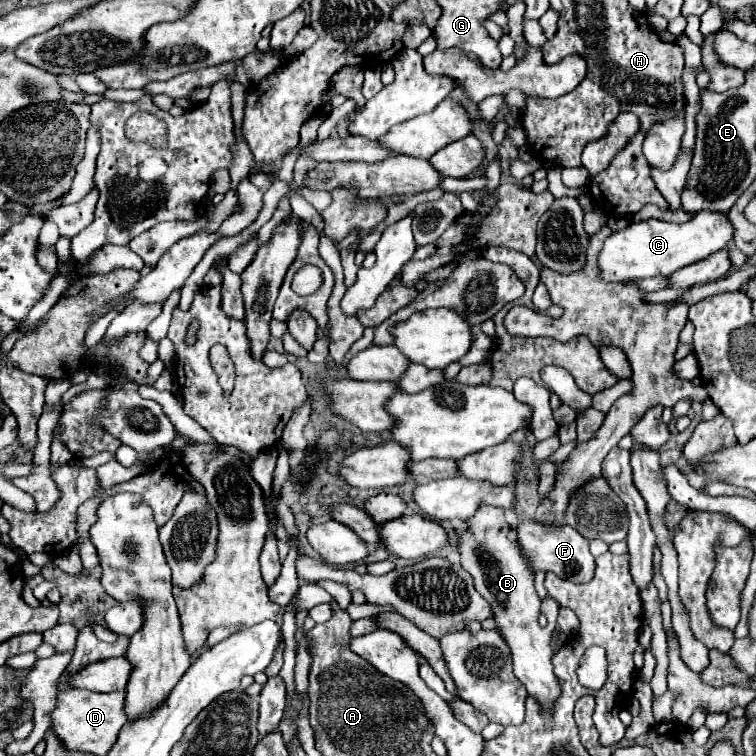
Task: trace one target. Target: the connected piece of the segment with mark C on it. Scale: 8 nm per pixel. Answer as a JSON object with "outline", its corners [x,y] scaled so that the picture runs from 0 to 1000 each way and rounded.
{"outline":[[[926,279],[907,295],[884,295],[873,290],[852,290],[831,298],[828,303],[812,306],[791,335],[791,356],[799,372],[825,374],[847,366],[881,366],[899,353],[915,351],[952,329],[968,316],[968,295],[958,282]]]}

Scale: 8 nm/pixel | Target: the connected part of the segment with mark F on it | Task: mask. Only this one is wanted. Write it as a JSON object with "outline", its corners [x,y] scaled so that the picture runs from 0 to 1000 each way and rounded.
{"outline":[[[685,681],[685,697],[683,697],[683,708],[685,708],[685,718],[688,724],[696,729],[698,739],[706,747],[706,755],[720,753],[720,755],[730,755],[738,763],[746,763],[757,771],[772,771],[783,766],[783,758],[788,753],[786,747],[786,737],[778,729],[778,713],[770,710],[762,700],[757,700],[754,694],[714,694],[706,687],[696,687],[690,681]]]}

